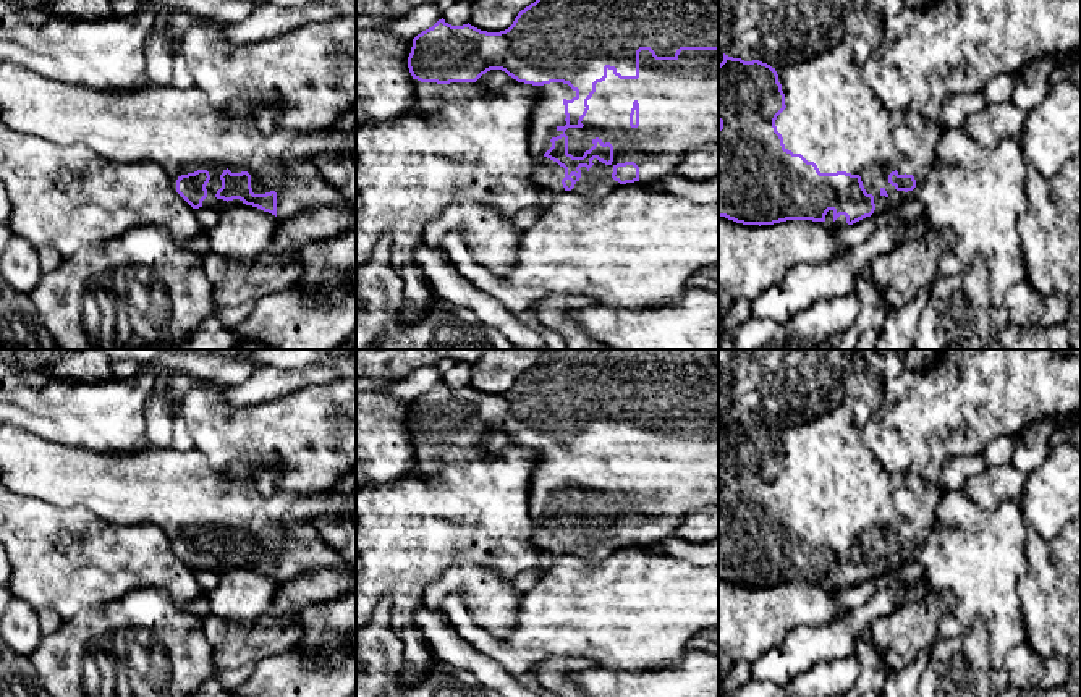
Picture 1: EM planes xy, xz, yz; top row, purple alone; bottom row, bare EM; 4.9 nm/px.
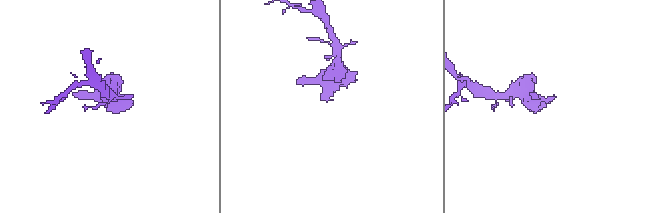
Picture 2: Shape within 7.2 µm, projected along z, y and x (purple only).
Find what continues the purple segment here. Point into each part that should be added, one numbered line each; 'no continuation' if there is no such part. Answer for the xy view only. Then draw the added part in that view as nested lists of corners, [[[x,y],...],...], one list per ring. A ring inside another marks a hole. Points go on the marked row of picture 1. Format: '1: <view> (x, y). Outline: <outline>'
1: xy (178, 130). Outline: [[[0,60],[0,120],[8,128],[18,131],[24,139],[45,139],[58,146],[83,144],[102,158],[118,163],[150,162],[167,173],[175,191],[176,180],[181,175],[207,170],[210,180],[206,186],[207,197],[202,201],[202,207],[209,207],[217,212],[243,205],[243,201],[240,199],[227,202],[215,197],[217,191],[222,188],[220,175],[227,168],[231,173],[248,171],[251,175],[251,188],[254,194],[265,194],[270,191],[277,192],[278,225],[301,210],[324,205],[340,205],[341,201],[337,196],[335,188],[322,178],[314,160],[290,158],[286,155],[288,147],[301,133],[295,131],[290,125],[275,128],[270,133],[261,131],[254,118],[256,107],[256,103],[233,100],[223,108],[215,108],[209,103],[206,92],[197,86],[178,89],[173,84],[159,86],[155,81],[139,89],[123,91],[83,87],[47,78],[21,63]]]

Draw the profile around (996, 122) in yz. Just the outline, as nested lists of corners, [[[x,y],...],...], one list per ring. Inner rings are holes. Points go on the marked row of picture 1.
[[[1011,100],[989,103],[982,112],[969,115],[964,133],[976,142],[994,147],[1005,137],[1021,139],[1028,112]]]

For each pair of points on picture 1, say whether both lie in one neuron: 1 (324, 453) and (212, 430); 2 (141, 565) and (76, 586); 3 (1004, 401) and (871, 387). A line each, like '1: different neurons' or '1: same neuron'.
1: same neuron
2: same neuron
3: different neurons

